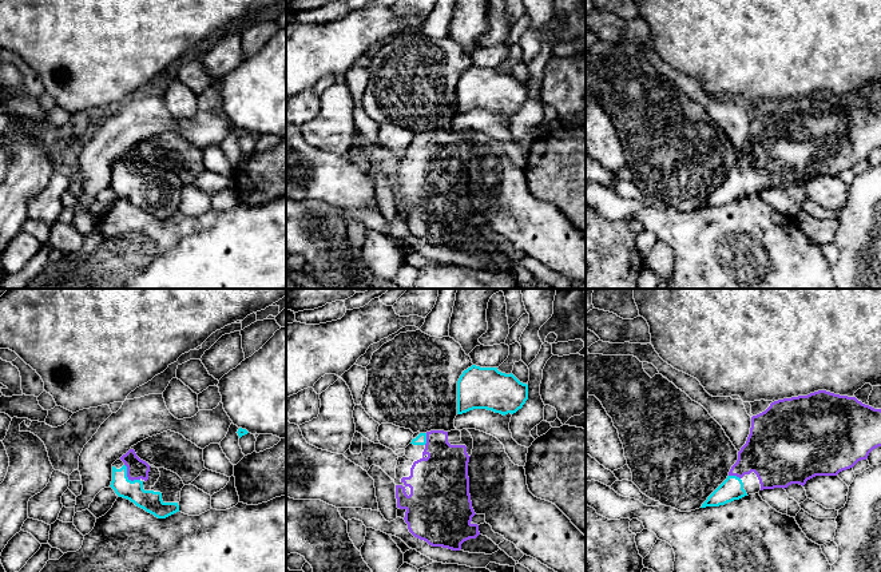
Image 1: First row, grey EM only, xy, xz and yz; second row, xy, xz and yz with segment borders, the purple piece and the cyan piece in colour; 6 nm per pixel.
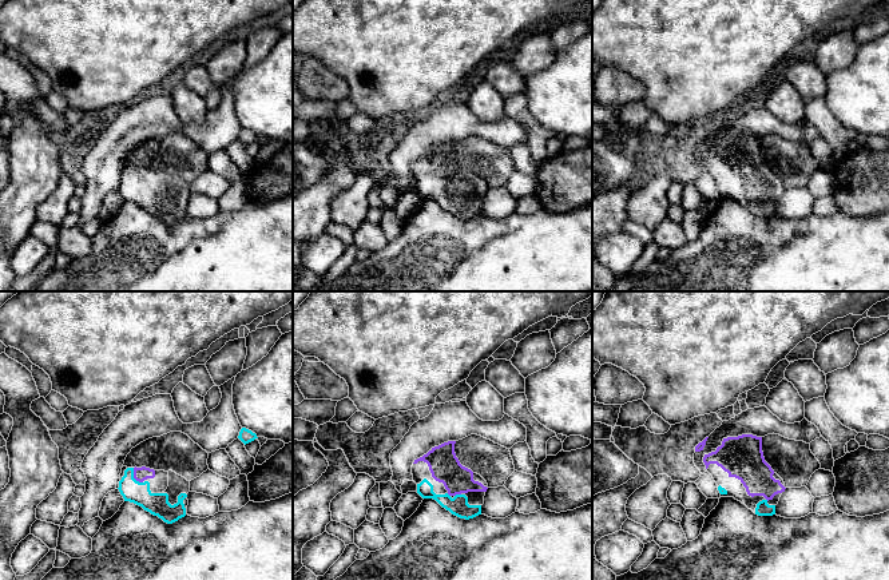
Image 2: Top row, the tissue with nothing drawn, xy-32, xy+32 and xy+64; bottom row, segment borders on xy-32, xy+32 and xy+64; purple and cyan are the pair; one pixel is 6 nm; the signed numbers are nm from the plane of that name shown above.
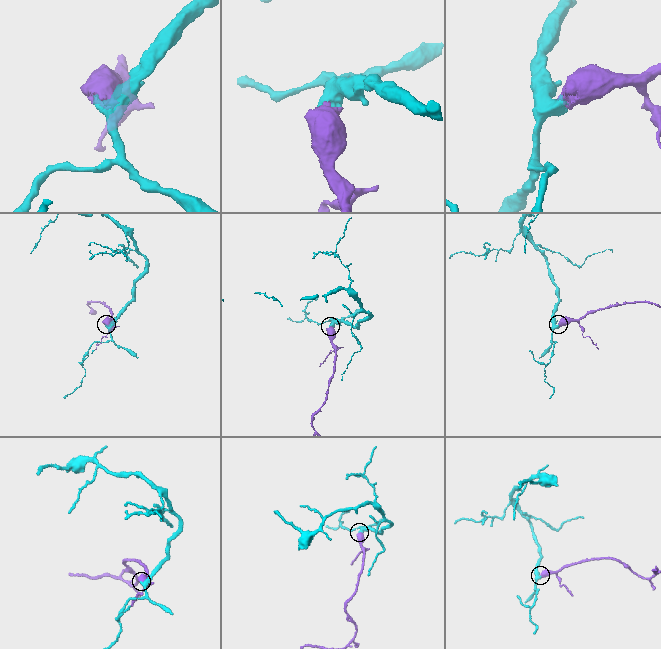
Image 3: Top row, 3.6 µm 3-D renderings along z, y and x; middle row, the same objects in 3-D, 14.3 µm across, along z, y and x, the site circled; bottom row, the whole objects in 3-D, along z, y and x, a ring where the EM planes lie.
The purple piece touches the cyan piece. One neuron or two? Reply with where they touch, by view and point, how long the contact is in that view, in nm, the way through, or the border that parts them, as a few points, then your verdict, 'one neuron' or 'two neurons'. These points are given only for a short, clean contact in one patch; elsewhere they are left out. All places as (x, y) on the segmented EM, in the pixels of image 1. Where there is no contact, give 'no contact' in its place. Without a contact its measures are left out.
xy (127, 476) | 140 nm | across xy (137, 468), (127, 476), (151, 501) | one neuron

